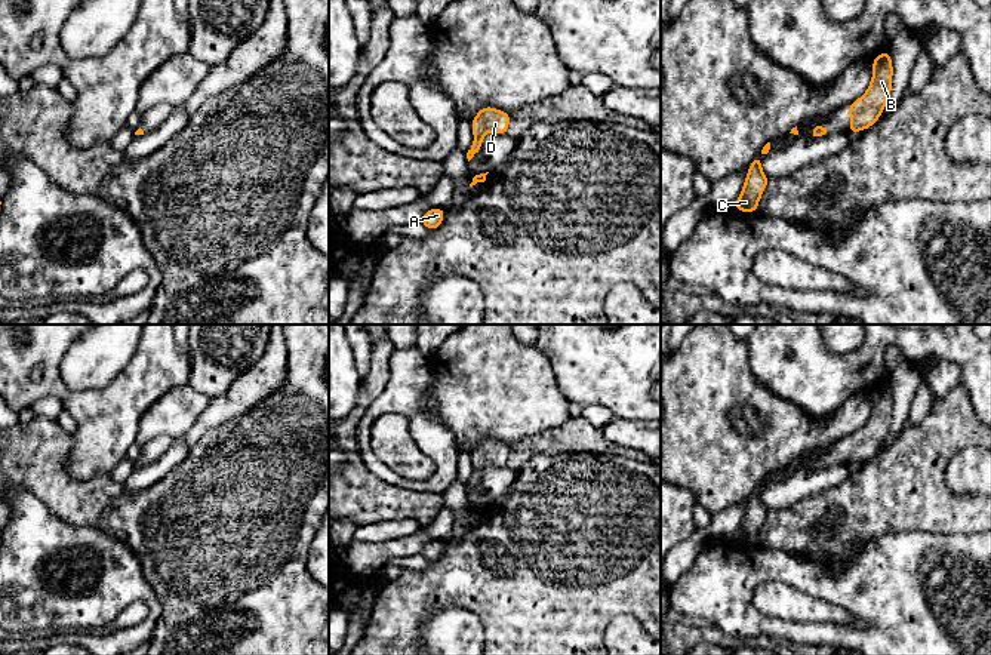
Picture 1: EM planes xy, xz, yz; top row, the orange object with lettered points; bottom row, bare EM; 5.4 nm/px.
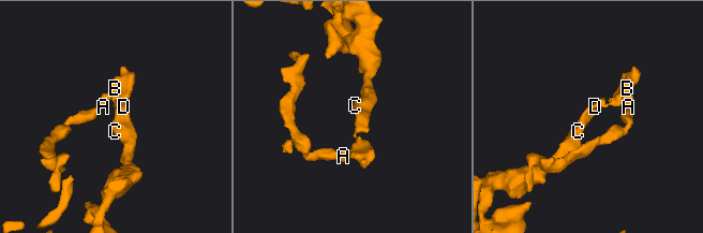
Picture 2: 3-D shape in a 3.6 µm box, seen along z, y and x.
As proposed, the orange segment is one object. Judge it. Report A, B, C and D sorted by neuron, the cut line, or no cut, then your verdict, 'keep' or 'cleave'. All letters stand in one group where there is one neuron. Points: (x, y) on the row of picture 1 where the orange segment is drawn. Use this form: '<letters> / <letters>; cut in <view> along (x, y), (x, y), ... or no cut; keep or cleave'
A B C D; no cut; keep

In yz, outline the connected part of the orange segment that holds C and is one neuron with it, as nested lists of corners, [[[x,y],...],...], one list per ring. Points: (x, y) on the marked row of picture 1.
[[[755,157],[748,169],[742,191],[732,205],[735,209],[747,213],[754,213],[758,207],[763,191],[767,187],[769,178],[763,173],[761,157]]]

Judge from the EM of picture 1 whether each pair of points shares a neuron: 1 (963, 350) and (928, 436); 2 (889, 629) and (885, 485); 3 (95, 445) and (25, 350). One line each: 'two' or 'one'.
1: two
2: two
3: one

